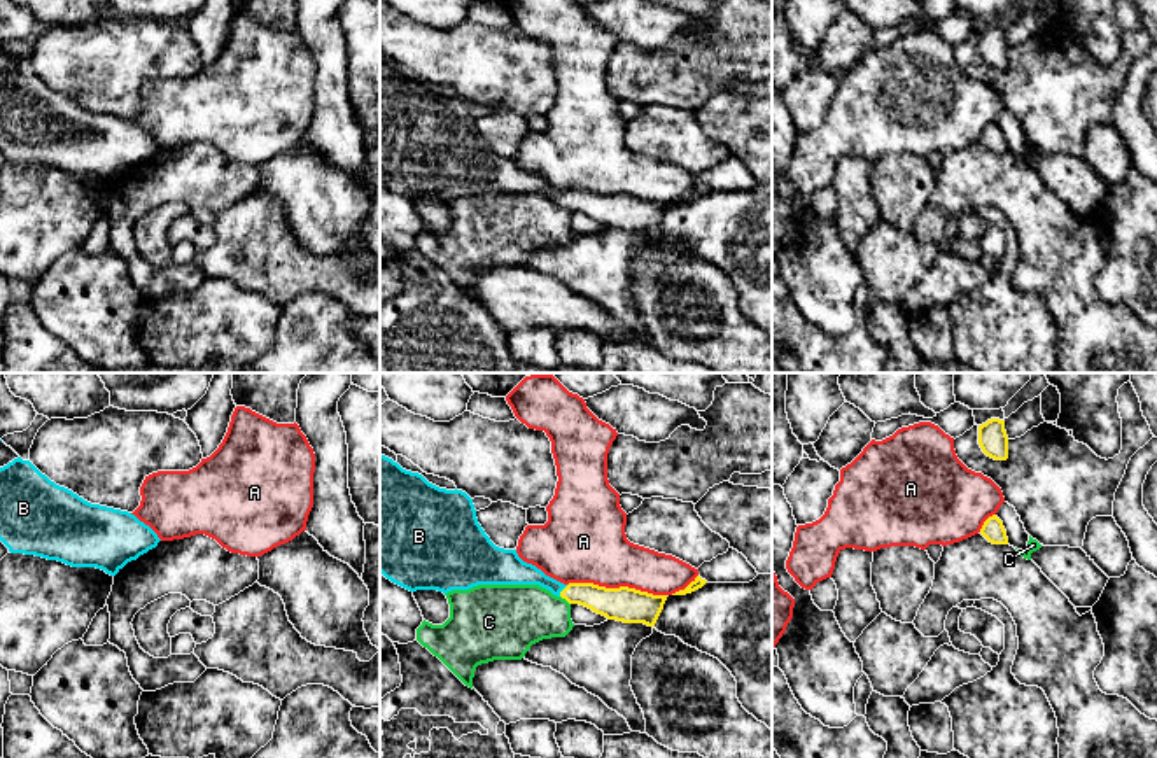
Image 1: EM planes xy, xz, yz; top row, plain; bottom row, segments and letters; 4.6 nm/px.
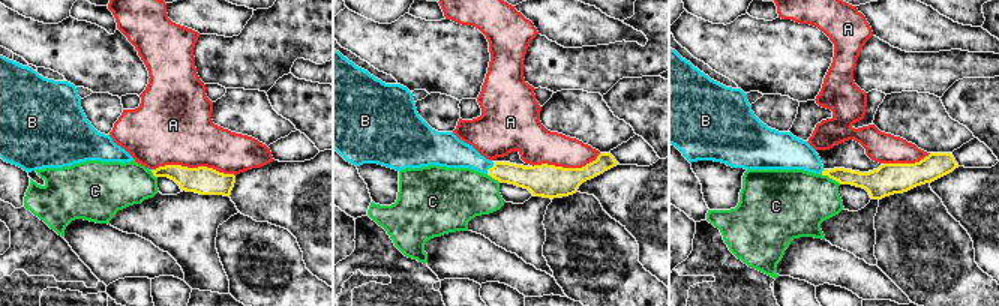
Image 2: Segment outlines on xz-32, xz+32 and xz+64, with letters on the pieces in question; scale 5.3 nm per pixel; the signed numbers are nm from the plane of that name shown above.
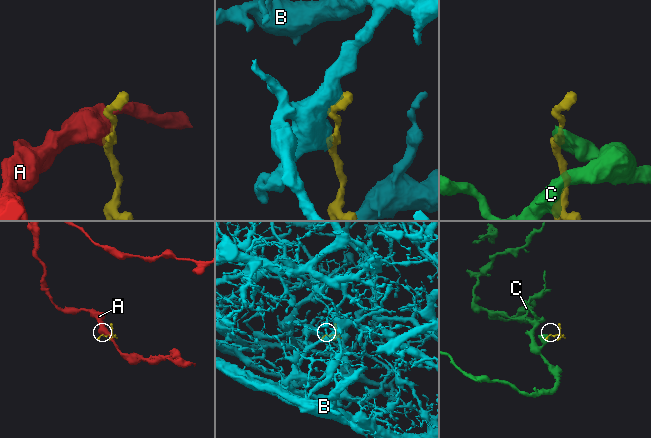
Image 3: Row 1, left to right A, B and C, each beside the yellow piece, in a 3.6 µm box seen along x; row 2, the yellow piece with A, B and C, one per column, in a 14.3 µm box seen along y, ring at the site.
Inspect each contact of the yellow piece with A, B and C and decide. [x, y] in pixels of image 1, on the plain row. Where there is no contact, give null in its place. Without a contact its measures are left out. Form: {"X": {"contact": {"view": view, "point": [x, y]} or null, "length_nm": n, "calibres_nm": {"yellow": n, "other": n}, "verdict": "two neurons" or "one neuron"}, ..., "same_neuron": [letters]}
{"A": {"contact": {"view": "xz", "point": [620, 195]}, "length_nm": 460, "calibres_nm": {"yellow": 160, "other": 360}, "verdict": "two neurons"}, "B": {"contact": {"view": "xz", "point": [562, 198]}, "length_nm": 70, "calibres_nm": {"yellow": 140, "other": 130}, "verdict": "one neuron"}, "C": {"contact": {"view": "xz", "point": [566, 207]}, "length_nm": 60, "calibres_nm": {"yellow": 150, "other": 300}, "verdict": "two neurons"}, "same_neuron": ["B"]}

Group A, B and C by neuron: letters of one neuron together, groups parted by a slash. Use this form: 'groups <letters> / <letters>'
groups A / B / C

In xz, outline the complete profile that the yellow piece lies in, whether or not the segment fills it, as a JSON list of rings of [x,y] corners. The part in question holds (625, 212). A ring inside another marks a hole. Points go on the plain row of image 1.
[[[380,61],[380,180],[392,191],[410,198],[469,198],[478,193],[539,193],[569,212],[579,212],[607,228],[655,235],[669,203],[653,203],[628,194],[606,196],[593,191],[564,193],[532,172],[523,170],[516,158],[495,154],[476,126],[473,107],[462,98],[446,98],[429,91],[422,82],[403,77]]]

